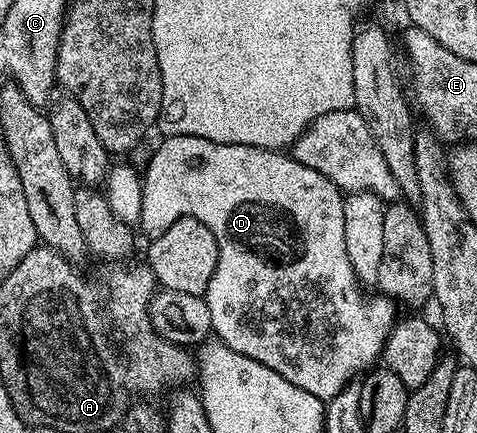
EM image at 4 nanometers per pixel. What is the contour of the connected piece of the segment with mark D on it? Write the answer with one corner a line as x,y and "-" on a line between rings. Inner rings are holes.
191,135
165,137
162,145
148,158
143,169
141,190
143,191
143,211
139,229
146,233
146,238
152,239
163,235
175,219
194,217
199,219
215,235
219,247
219,259
215,267
215,275
211,275
211,283
207,283
204,293
207,311
211,311
211,323
216,340
223,342
231,351
239,351
239,355
247,355
247,359
255,359
263,363
263,367
271,367
271,371
279,371
287,383
295,383
295,387
303,387
303,391
311,391
323,402
328,402
358,375
364,374
374,364
373,361
382,356
385,338
391,328
389,321
390,298
384,295
364,297
363,286
358,281
351,267
351,259
347,259
347,239
343,235
343,215
345,214
345,197
331,179
319,175
319,171
311,171
311,167
303,167
285,151
272,149
256,149
250,145
224,145
211,139
199,139

